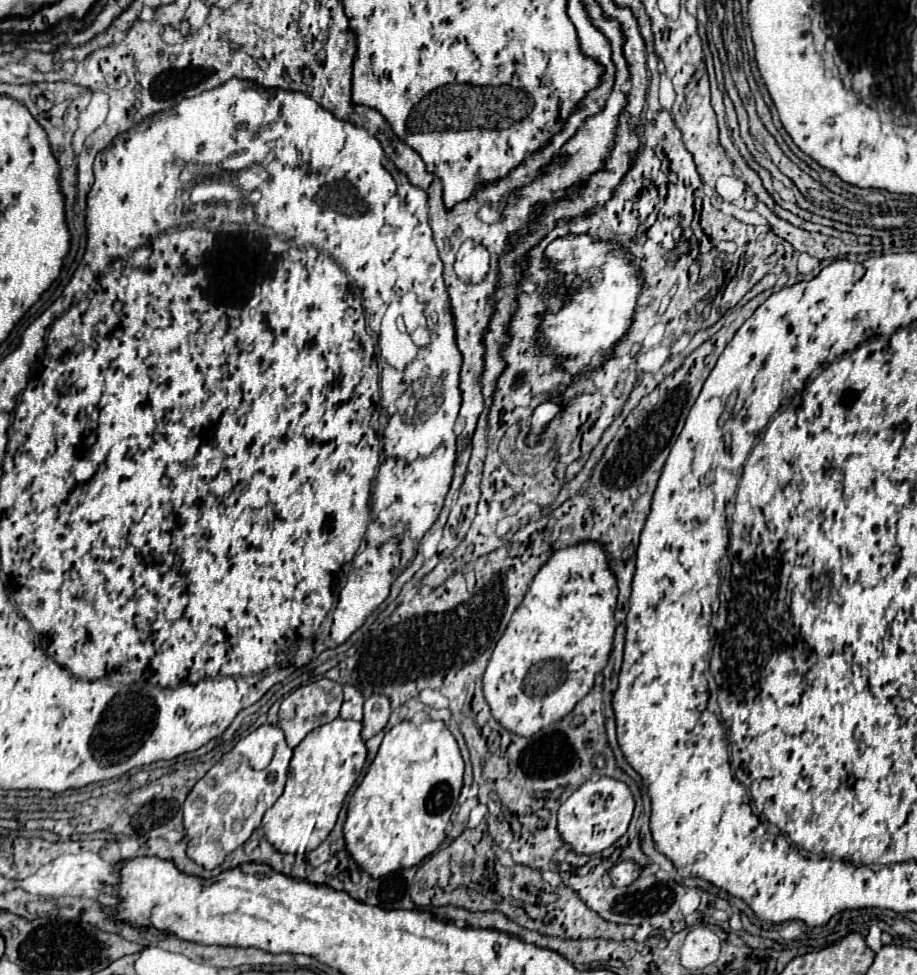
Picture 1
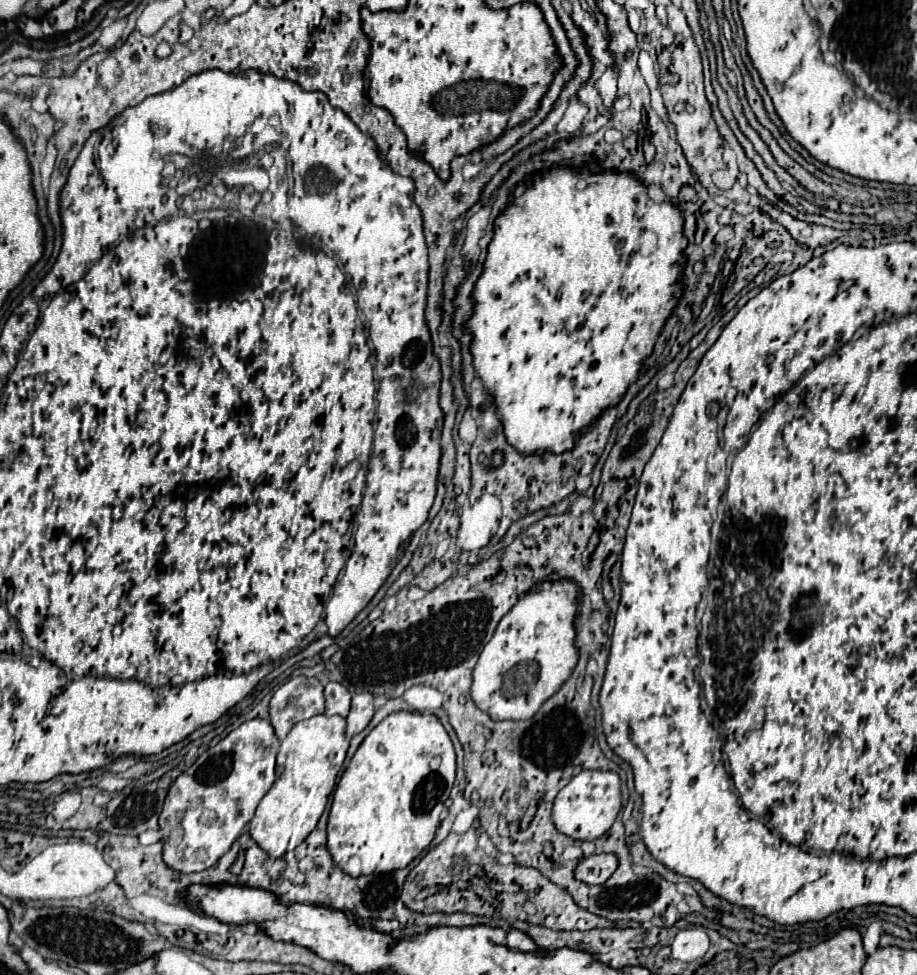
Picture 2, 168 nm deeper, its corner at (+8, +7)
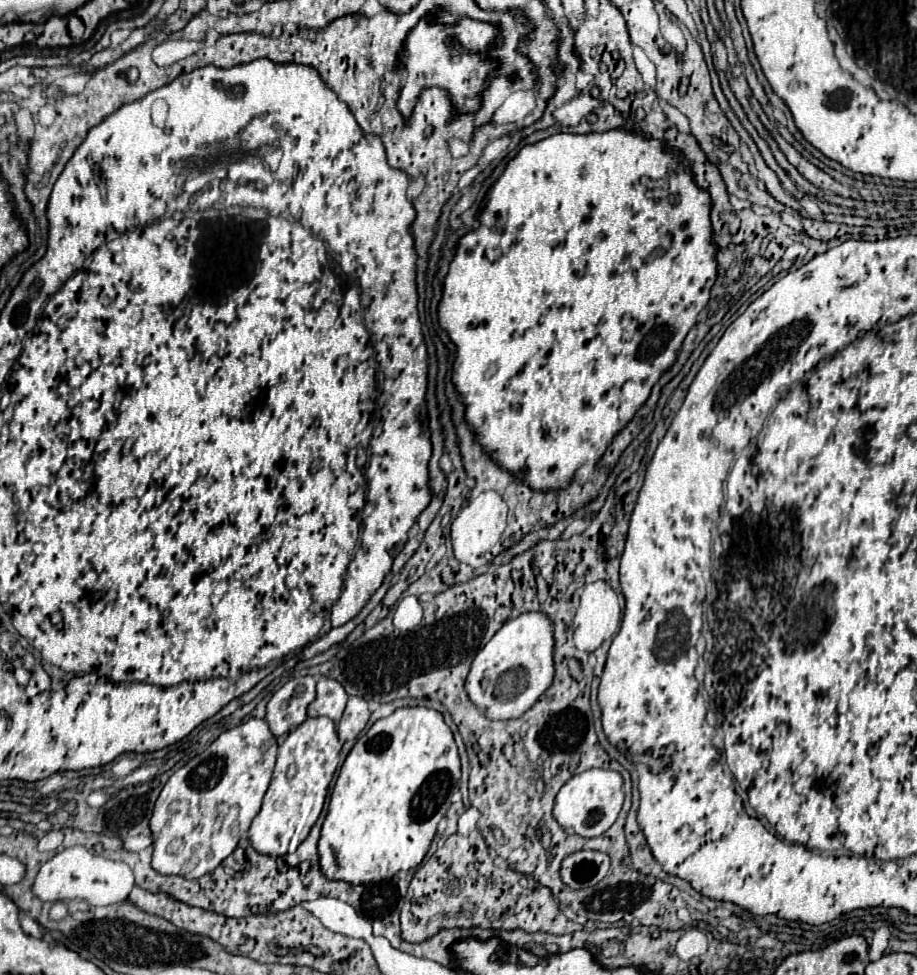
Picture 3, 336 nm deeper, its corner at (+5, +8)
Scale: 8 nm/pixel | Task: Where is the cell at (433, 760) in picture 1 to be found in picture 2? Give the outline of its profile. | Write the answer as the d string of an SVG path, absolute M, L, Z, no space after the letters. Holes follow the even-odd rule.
M394 712L390 716L386 716L366 738L364 742L358 746L356 754L352 756L350 764L346 766L344 774L340 776L340 782L334 790L334 796L332 796L332 806L330 806L330 816L328 816L328 840L326 840L326 848L334 860L334 864L346 872L348 876L352 878L358 878L358 876L368 876L368 874L384 874L384 872L392 872L392 870L400 870L400 868L406 868L418 854L422 854L430 842L434 840L434 832L440 824L440 812L444 810L446 806L446 800L450 796L450 790L452 790L452 784L454 784L454 776L456 776L456 754L454 754L454 746L452 746L452 740L448 736L448 732L444 730L444 726L440 724L440 720L434 716L434 714L420 714L420 712ZM434 756L440 756L442 762L438 766L438 770L432 770L430 768L430 760Z

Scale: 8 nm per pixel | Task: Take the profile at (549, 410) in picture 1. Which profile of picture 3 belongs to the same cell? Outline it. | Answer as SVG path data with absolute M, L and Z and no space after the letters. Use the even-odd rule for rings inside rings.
M625 129L587 135L559 133L535 145L525 145L519 155L509 161L503 175L487 193L485 209L479 215L479 229L459 241L449 275L445 277L443 301L439 303L439 323L457 345L453 381L465 403L467 423L475 429L479 443L503 469L519 473L533 489L563 489L583 463L599 461L613 435L633 419L635 411L649 397L655 381L673 365L685 335L695 325L701 309L709 303L709 289L717 275L709 209L709 193L693 183L675 151L665 151L661 141L645 139ZM581 169L587 173L581 175ZM643 177L651 181L663 179L669 185L651 189L643 185Z

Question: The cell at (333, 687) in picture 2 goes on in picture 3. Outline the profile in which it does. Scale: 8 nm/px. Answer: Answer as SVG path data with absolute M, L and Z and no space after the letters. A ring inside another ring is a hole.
M321 677L317 683L317 699L309 705L309 717L327 715L335 723L341 719L349 695L345 695L345 689L341 683Z

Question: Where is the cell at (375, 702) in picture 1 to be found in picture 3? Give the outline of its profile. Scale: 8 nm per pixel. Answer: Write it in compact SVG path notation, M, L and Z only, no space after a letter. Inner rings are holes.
M349 697L349 703L347 703L347 709L339 721L339 739L341 741L347 741L347 739L355 739L363 727L367 725L369 721L369 703L361 697Z

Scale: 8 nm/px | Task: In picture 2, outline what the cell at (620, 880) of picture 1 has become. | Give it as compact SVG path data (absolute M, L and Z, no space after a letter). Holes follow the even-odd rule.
M592 854L578 862L574 878L584 884L604 884L618 868L618 858L614 854Z

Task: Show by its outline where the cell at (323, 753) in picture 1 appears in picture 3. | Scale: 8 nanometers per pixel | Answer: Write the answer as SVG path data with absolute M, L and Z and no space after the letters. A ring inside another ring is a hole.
M307 719L287 735L279 745L273 779L265 793L263 807L249 829L249 841L259 853L281 857L287 853L291 840L292 846L297 847L306 839L325 805L331 779L339 765L339 753L341 741L337 737L337 725L331 719Z

